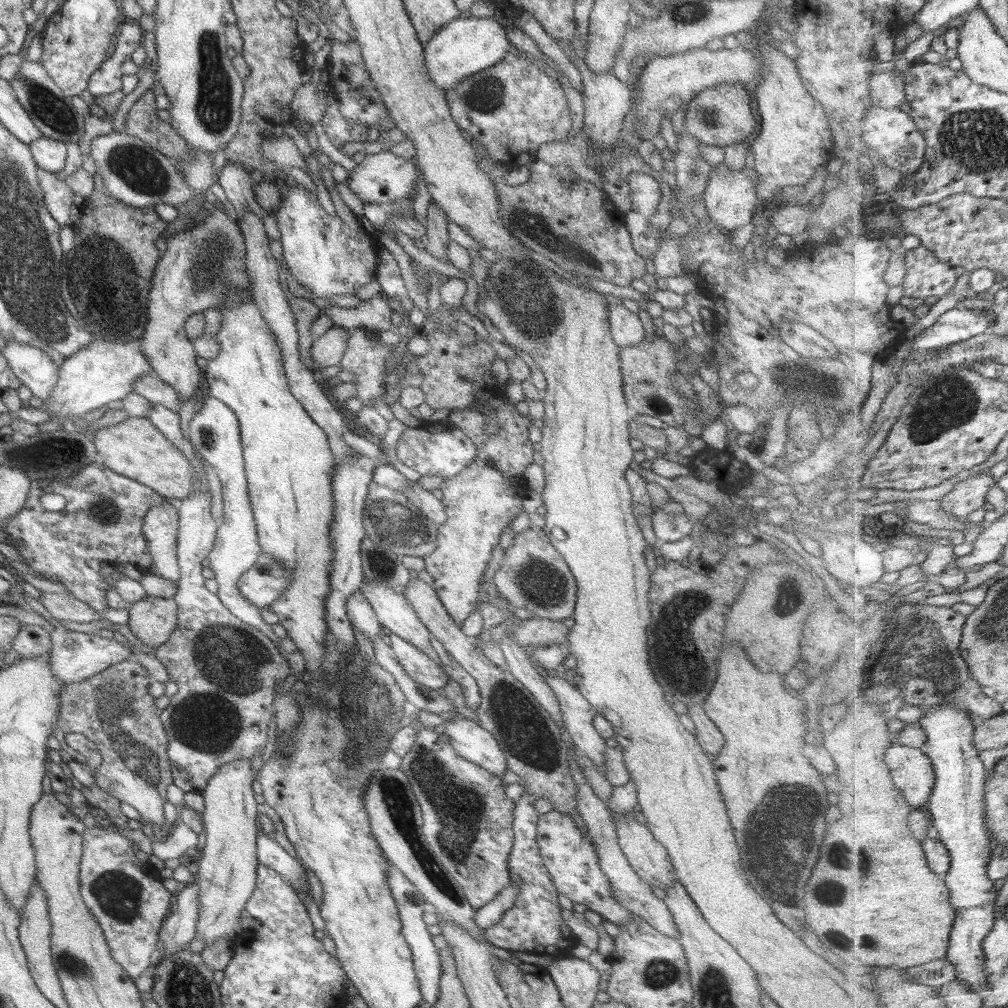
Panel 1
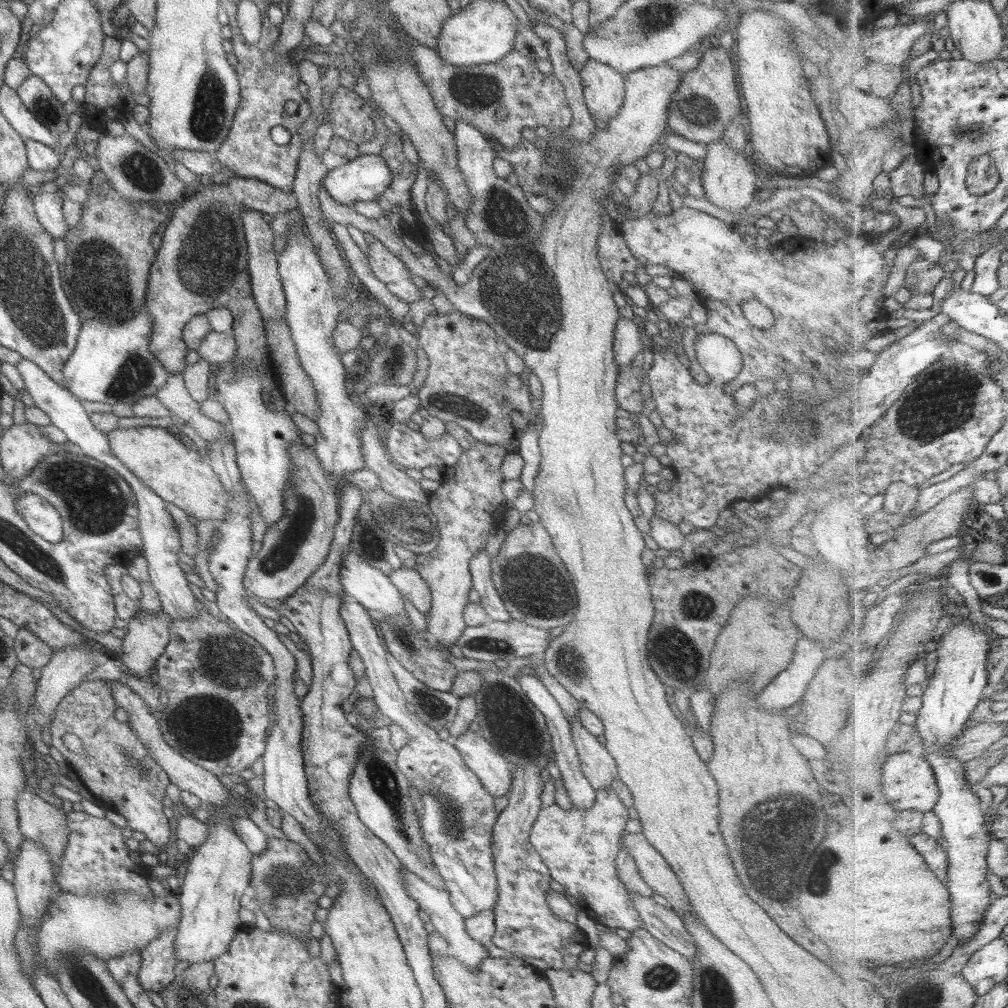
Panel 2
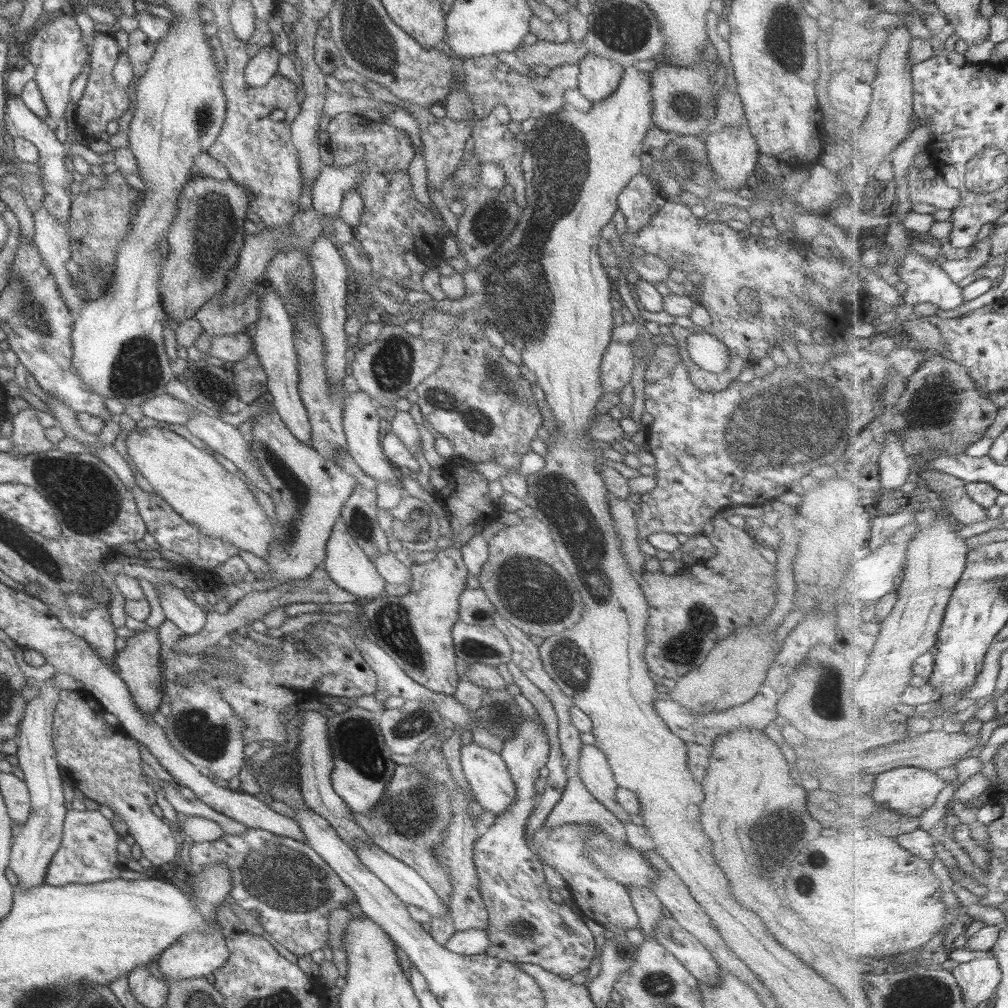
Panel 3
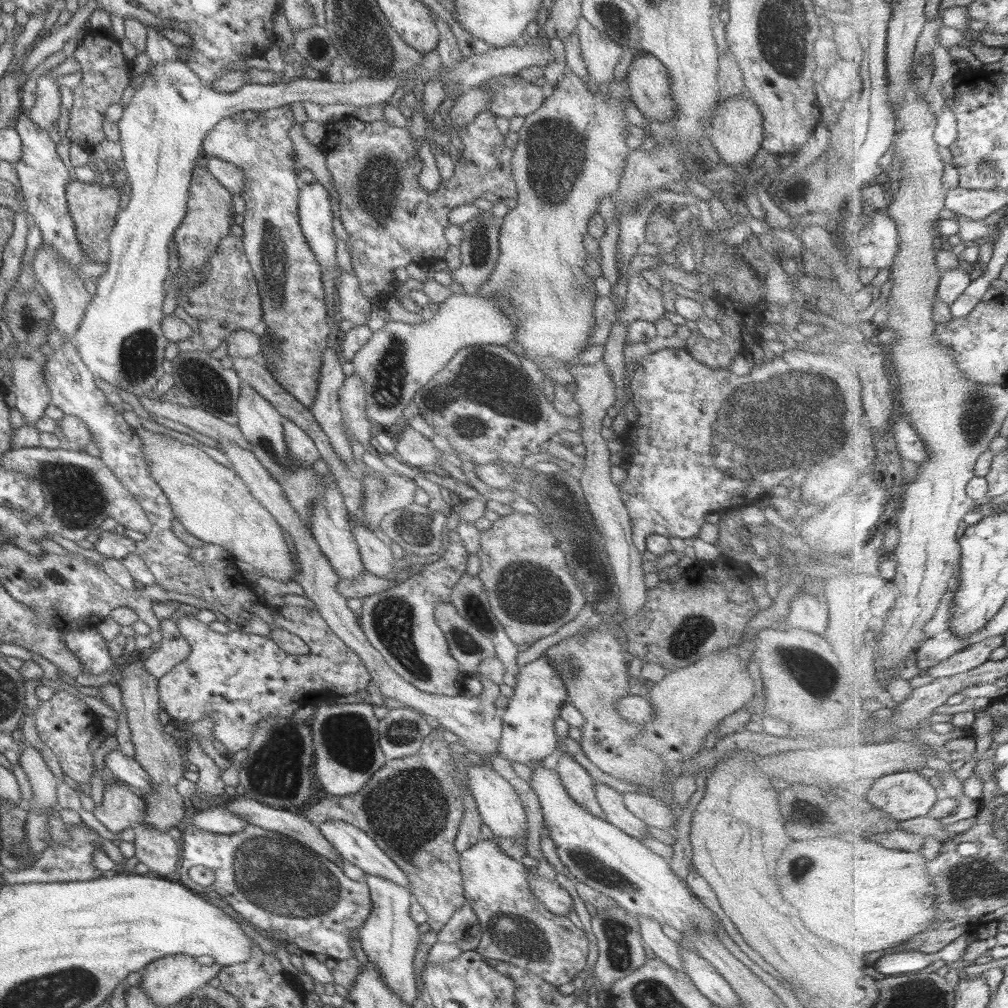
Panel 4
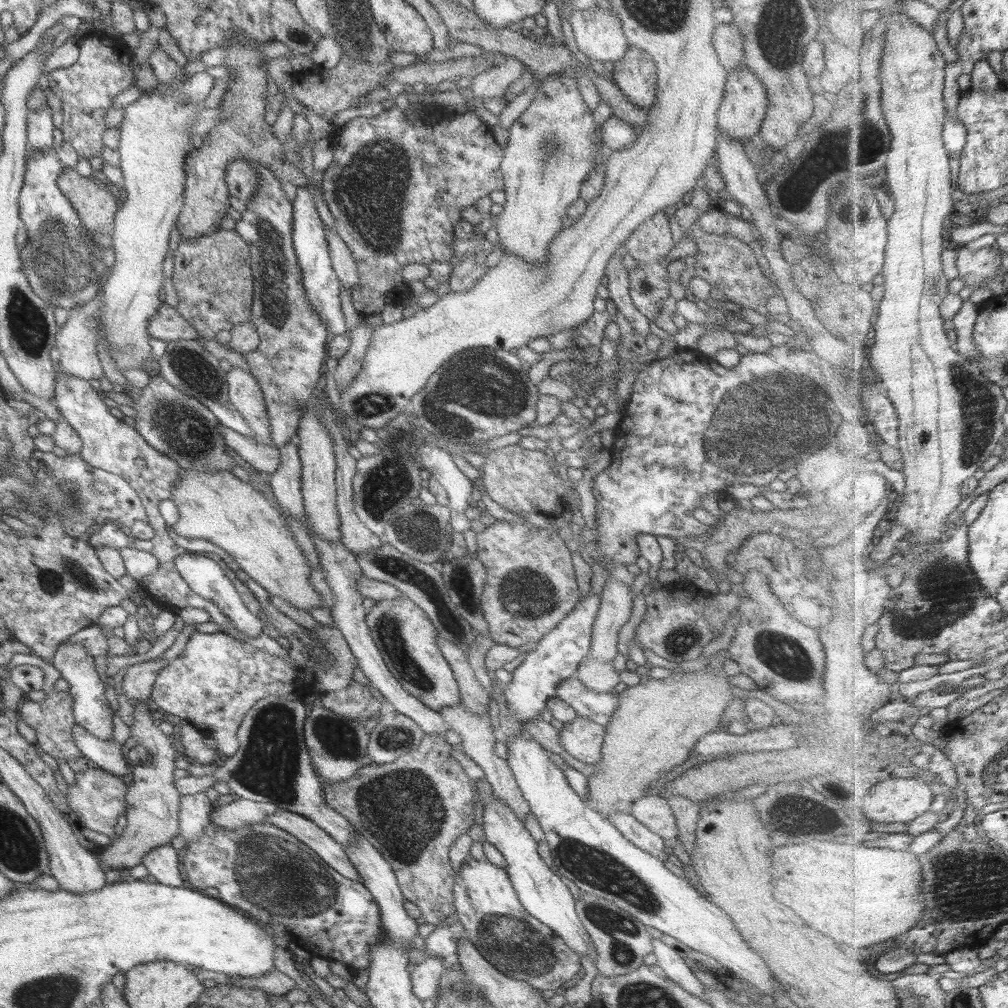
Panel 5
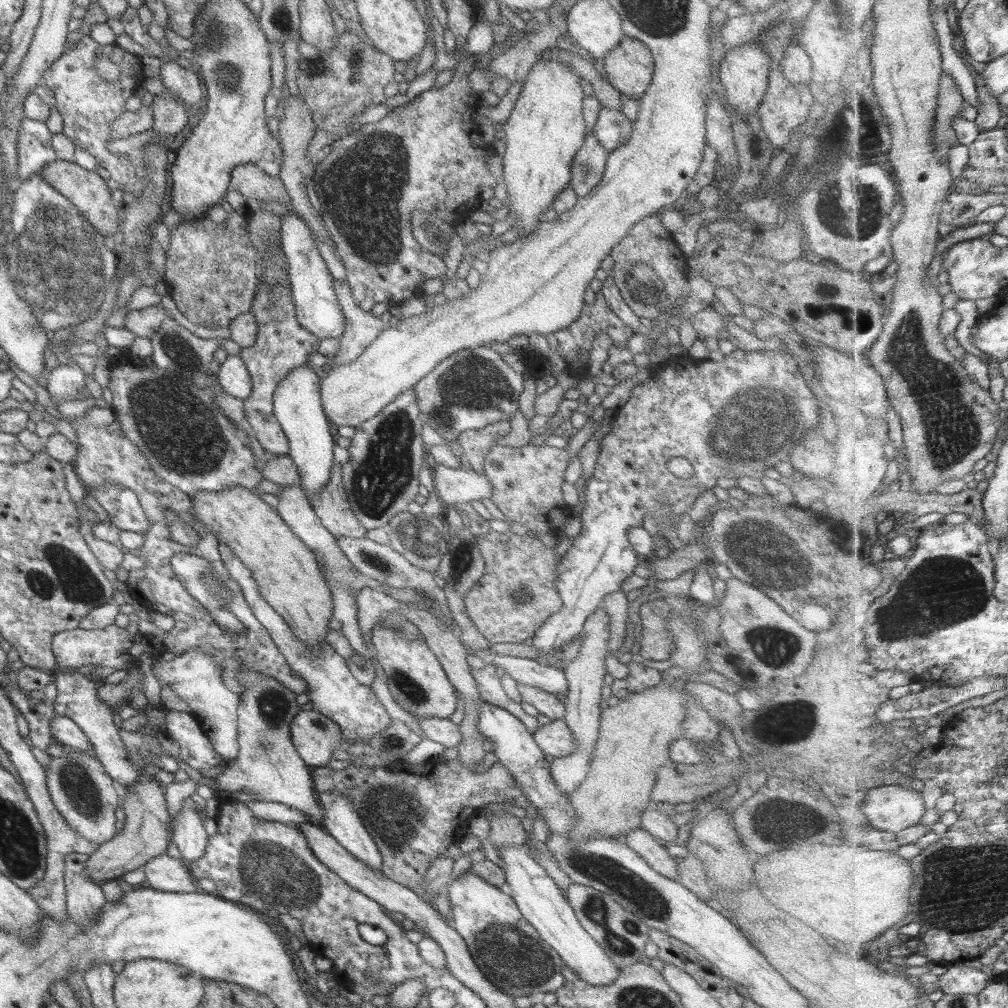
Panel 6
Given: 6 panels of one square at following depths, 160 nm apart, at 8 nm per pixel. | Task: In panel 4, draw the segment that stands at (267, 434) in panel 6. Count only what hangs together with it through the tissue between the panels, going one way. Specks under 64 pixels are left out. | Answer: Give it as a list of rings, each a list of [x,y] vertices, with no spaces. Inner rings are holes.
[[[288,105],[277,107],[269,111],[259,111],[254,120],[240,121],[236,119],[230,119],[229,117],[221,119],[206,135],[202,142],[201,157],[218,158],[236,166],[240,172],[243,173],[243,186],[241,186],[239,198],[244,200],[245,212],[243,215],[243,222],[240,227],[242,228],[241,242],[243,245],[243,252],[245,253],[246,259],[248,260],[252,275],[257,283],[258,295],[260,298],[261,305],[261,318],[265,323],[264,335],[268,336],[268,342],[263,344],[263,351],[258,355],[258,359],[262,362],[263,366],[267,369],[267,372],[271,374],[271,378],[277,382],[277,386],[281,386],[291,398],[295,398],[295,402],[299,402],[303,408],[311,407],[313,403],[316,390],[317,382],[319,379],[319,365],[321,362],[321,355],[323,349],[326,347],[328,342],[328,316],[326,311],[326,304],[324,301],[324,292],[322,291],[322,268],[319,263],[315,260],[314,254],[308,249],[307,243],[303,238],[299,223],[298,223],[298,210],[297,210],[297,174],[293,169],[293,159],[291,156],[294,155],[293,145],[288,137],[288,130],[290,126],[293,126],[293,117],[291,117],[291,111]]]

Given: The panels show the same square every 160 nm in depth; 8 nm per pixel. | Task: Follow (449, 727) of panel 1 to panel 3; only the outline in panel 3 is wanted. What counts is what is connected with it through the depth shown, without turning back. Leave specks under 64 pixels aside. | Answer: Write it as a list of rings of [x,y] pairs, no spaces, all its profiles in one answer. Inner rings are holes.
[[[467,743],[460,748],[460,769],[465,782],[470,788],[470,794],[476,803],[495,815],[495,817],[514,802],[514,784],[501,757],[478,746],[476,743]]]

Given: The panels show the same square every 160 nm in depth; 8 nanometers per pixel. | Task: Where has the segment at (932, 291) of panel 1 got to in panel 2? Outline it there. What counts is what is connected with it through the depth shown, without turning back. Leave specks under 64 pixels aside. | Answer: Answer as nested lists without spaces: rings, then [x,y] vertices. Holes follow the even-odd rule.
[[[917,257],[907,268],[903,285],[910,291],[911,296],[919,296],[932,292],[941,280],[949,276],[950,273],[945,272],[937,261],[931,262],[926,257]]]

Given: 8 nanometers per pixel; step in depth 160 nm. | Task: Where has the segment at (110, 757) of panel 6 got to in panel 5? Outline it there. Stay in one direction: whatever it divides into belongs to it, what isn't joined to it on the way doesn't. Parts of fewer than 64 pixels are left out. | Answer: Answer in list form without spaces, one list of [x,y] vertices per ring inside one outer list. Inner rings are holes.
[[[71,641],[59,643],[50,664],[55,668],[58,677],[63,678],[69,684],[68,695],[72,700],[71,710],[74,724],[86,730],[91,736],[106,741],[112,738],[111,719],[114,712],[103,695],[104,683],[95,671],[92,658],[87,655],[88,652],[84,649],[84,644],[72,643]]]

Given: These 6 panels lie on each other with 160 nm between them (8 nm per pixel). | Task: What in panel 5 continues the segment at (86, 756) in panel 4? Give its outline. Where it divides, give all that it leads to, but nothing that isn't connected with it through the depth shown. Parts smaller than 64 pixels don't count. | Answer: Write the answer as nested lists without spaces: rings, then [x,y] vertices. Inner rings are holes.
[[[13,652],[13,656],[8,663],[8,668],[12,669],[15,666],[35,666],[44,673],[44,683],[41,690],[44,692],[43,700],[39,702],[28,701],[23,703],[21,708],[17,711],[18,720],[27,724],[35,731],[35,743],[45,754],[51,756],[55,760],[69,760],[69,758],[77,758],[81,756],[79,749],[75,746],[71,736],[71,729],[74,727],[74,720],[71,710],[72,700],[66,691],[57,691],[53,684],[55,684],[58,673],[50,663],[41,661],[33,654],[22,654]]]

